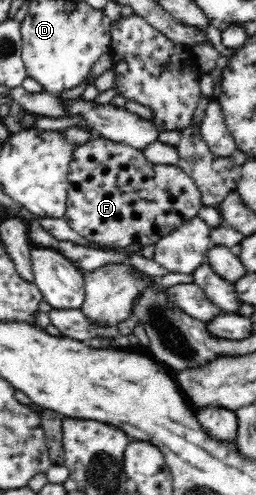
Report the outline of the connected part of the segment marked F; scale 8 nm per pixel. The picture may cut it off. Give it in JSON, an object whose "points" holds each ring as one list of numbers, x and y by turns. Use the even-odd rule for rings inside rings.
{"points":[[99,136,74,148,68,186,67,208,63,218,72,230,88,242,111,249,156,245,160,239,198,216,203,206,201,191,182,169,174,165,151,163,147,151]]}

